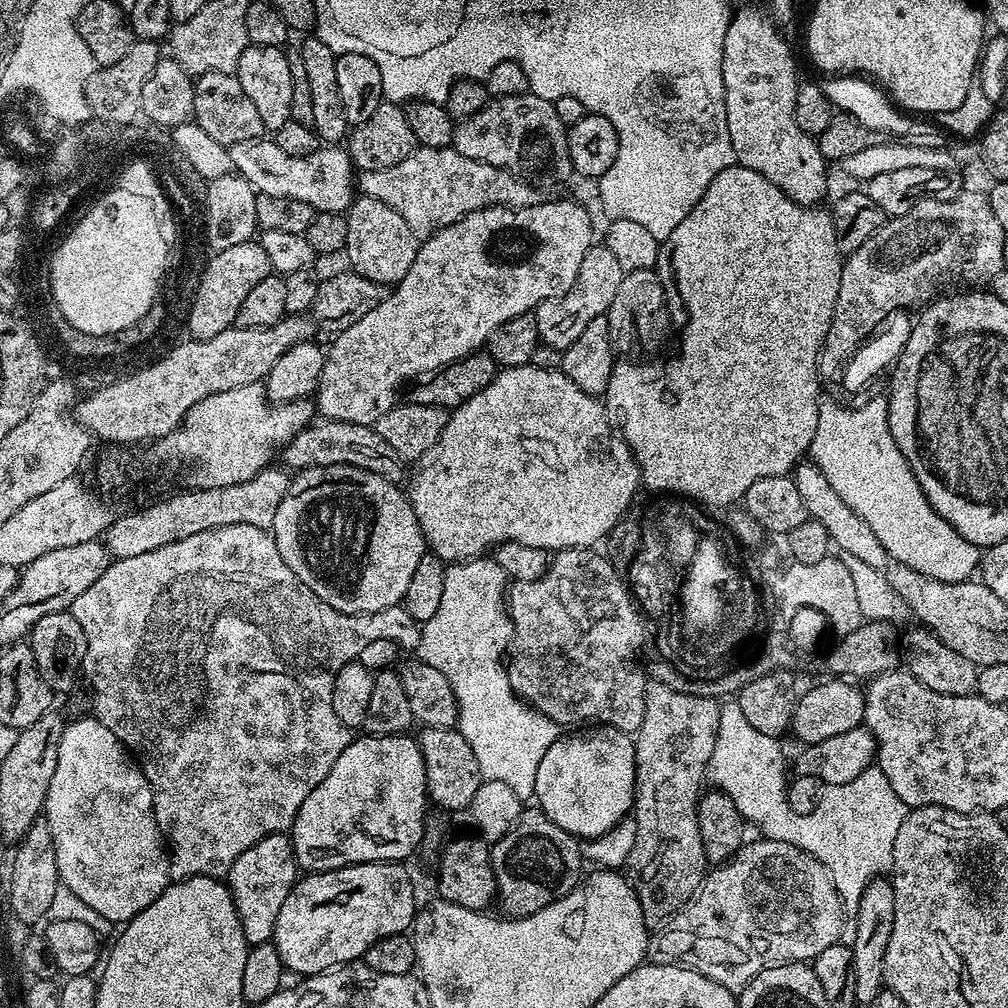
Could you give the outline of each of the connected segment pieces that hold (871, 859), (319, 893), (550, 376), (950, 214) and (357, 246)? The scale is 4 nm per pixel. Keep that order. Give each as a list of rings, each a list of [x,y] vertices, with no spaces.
[[[725,703],[718,718],[718,738],[714,742],[714,754],[710,754],[707,779],[713,789],[730,794],[734,806],[738,806],[745,821],[749,825],[757,824],[760,827],[761,837],[798,846],[798,850],[822,862],[822,866],[828,871],[838,890],[838,898],[845,913],[855,914],[858,910],[858,902],[862,902],[862,894],[866,886],[870,886],[872,880],[891,873],[894,838],[898,838],[898,830],[910,809],[902,802],[902,798],[898,798],[898,794],[894,794],[894,786],[890,786],[886,774],[882,774],[878,766],[873,766],[858,774],[854,782],[827,785],[822,794],[822,802],[818,802],[818,806],[814,806],[810,814],[798,814],[790,810],[786,775],[784,776],[784,752],[780,749],[780,743],[777,737],[754,730],[754,726],[746,722],[746,714],[742,714],[739,703]]]
[[[400,862],[351,864],[345,868],[335,868],[332,872],[301,875],[290,890],[286,902],[282,902],[282,910],[278,910],[278,922],[271,939],[285,969],[289,973],[297,972],[300,978],[313,976],[340,964],[359,961],[366,950],[382,938],[407,933],[416,919],[418,903],[416,892],[412,889],[412,880],[404,867]]]
[[[533,363],[497,371],[490,386],[478,390],[474,398],[466,398],[466,402],[451,409],[446,426],[440,435],[440,441],[431,453],[430,459],[424,463],[419,465],[420,473],[413,478],[412,489],[409,487],[406,495],[418,518],[418,526],[422,526],[425,545],[445,562],[483,557],[487,553],[484,552],[487,548],[489,551],[505,542],[522,542],[522,546],[538,546],[549,550],[592,548],[599,545],[596,543],[600,539],[603,541],[609,535],[615,524],[623,518],[624,513],[633,506],[637,499],[636,491],[641,491],[642,488],[636,456],[628,449],[628,443],[623,435],[614,427],[605,405],[597,397],[578,390],[578,386],[574,386],[574,382],[570,382],[570,378],[566,378],[563,372],[551,368],[538,368]]]
[[[961,190],[957,196],[949,200],[923,200],[922,202],[918,202],[910,210],[906,210],[906,214],[885,219],[884,225],[874,234],[870,234],[870,238],[866,238],[866,242],[862,242],[862,246],[858,246],[858,250],[847,253],[846,259],[844,260],[844,265],[842,266],[842,282],[838,286],[836,315],[833,316],[830,322],[830,330],[826,334],[824,345],[820,347],[820,357],[816,363],[816,369],[820,371],[821,385],[828,387],[829,384],[830,387],[837,387],[837,389],[843,385],[844,372],[849,369],[849,364],[856,352],[881,327],[884,319],[890,313],[911,310],[910,308],[914,307],[915,304],[920,304],[919,306],[927,305],[931,298],[939,297],[941,294],[947,293],[949,289],[956,290],[961,286],[967,286],[969,289],[976,290],[981,286],[991,285],[994,274],[998,274],[1006,266],[1006,260],[1004,260],[1004,240],[1006,240],[1006,234],[1002,230],[1002,226],[998,226],[998,218],[994,218],[994,210],[990,210],[990,202],[983,191],[968,192],[968,190]]]
[[[363,194],[353,199],[346,215],[348,229],[344,252],[348,256],[347,267],[362,278],[385,286],[394,286],[406,278],[410,266],[414,266],[418,247],[418,237],[410,230],[410,226],[406,226],[406,218],[402,218],[398,210],[390,210],[386,202],[378,202],[378,198]]]

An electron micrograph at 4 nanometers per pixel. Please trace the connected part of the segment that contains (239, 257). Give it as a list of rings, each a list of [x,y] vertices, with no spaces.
[[[255,239],[214,252],[211,268],[208,268],[207,276],[204,276],[196,306],[192,310],[192,332],[199,340],[209,340],[214,338],[214,334],[222,334],[222,330],[233,327],[238,318],[238,310],[250,295],[250,290],[254,290],[254,286],[258,286],[262,278],[271,275],[273,270],[270,258],[266,258],[266,250],[262,250],[262,246]]]

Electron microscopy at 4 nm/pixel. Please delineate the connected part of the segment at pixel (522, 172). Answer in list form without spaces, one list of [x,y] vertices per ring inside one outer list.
[[[531,94],[498,96],[489,99],[488,105],[482,110],[478,110],[478,114],[456,124],[450,147],[458,154],[466,154],[466,158],[474,158],[478,162],[498,166],[502,170],[513,172],[516,176],[531,178],[540,186],[560,184],[563,180],[573,179],[574,176],[570,162],[568,130],[562,122],[562,118],[558,118],[555,103]]]

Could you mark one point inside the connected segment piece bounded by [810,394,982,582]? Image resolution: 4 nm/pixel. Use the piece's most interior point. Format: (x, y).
(853, 446)

